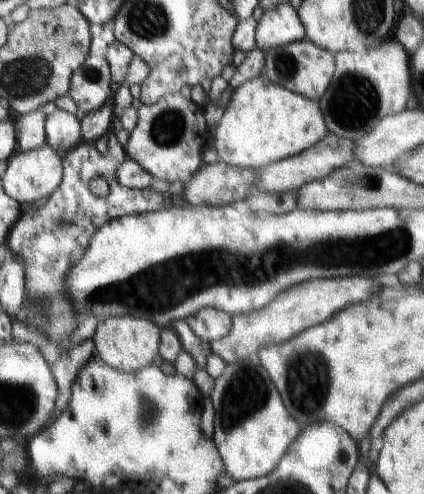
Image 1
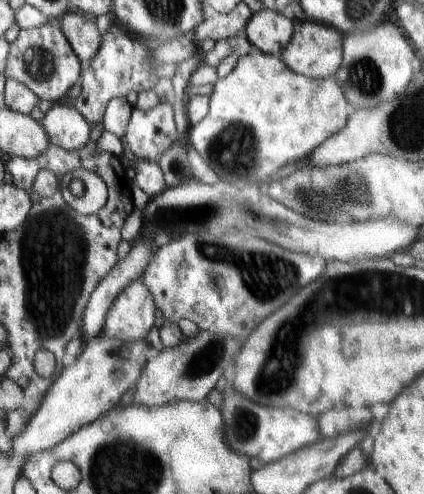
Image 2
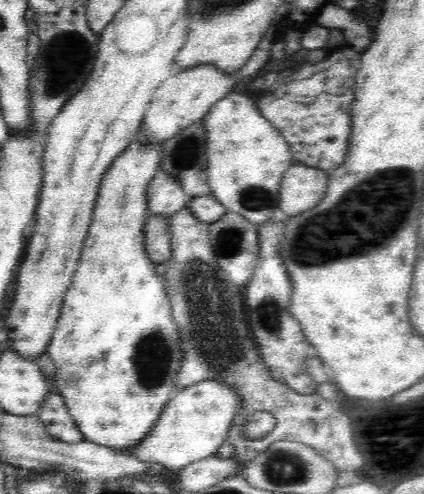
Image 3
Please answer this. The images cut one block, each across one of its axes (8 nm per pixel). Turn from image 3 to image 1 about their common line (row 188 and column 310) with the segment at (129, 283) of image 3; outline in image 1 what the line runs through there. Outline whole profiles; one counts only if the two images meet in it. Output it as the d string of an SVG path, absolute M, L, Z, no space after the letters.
M257 76L229 94L229 106L211 136L211 144L217 150L217 158L225 164L261 170L267 164L297 156L325 138L327 132L317 102L277 86L265 76Z

